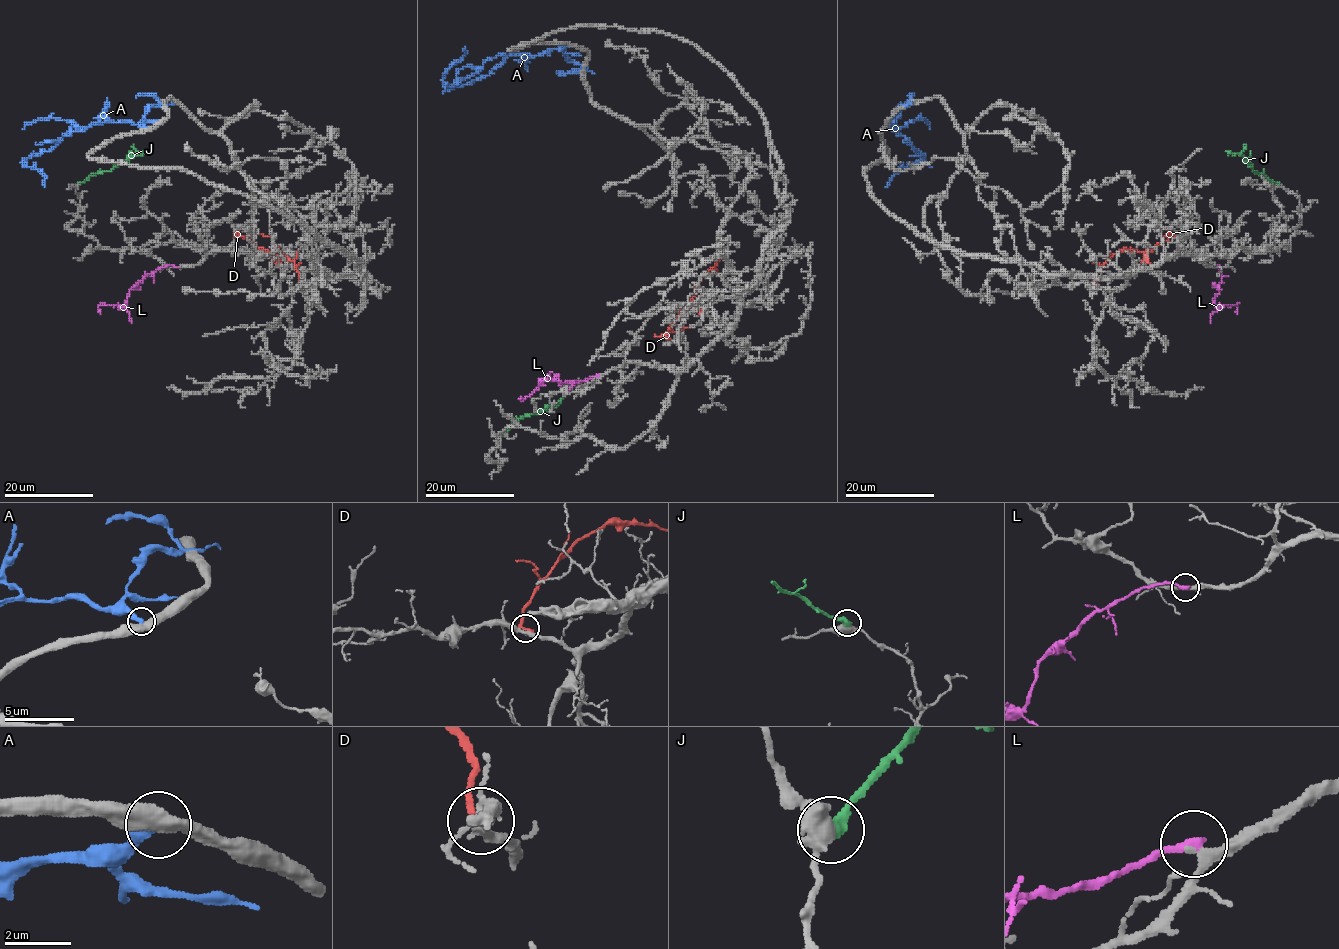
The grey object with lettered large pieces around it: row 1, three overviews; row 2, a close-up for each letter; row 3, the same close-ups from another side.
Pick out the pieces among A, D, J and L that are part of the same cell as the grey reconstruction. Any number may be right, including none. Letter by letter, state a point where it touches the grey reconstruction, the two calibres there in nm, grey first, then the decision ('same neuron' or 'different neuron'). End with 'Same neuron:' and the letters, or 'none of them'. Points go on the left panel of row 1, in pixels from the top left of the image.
A: contact (148, 128); calibres 500 and 340 nm; different neuron
D: contact (301, 283); calibres 320 and 240 nm; different neuron
J: contact (79, 184); calibres 480 and 420 nm; different neuron
L: contact (176, 267); calibres 260 and 280 nm; same neuron
Same neuron: L

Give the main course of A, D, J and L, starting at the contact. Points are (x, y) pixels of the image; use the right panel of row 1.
A: (883, 128), (890, 120), (894, 122), (893, 129), (923, 156), (901, 167), (886, 187)
D: (1095, 283), (1094, 276), (1117, 252), (1151, 250), (1166, 240), (1170, 232), (1165, 234)
J: (1278, 184), (1256, 173), (1239, 154), (1226, 151)
L: (1214, 266), (1217, 265), (1221, 273), (1219, 292), (1213, 302), (1216, 305), (1237, 304), (1237, 313)

